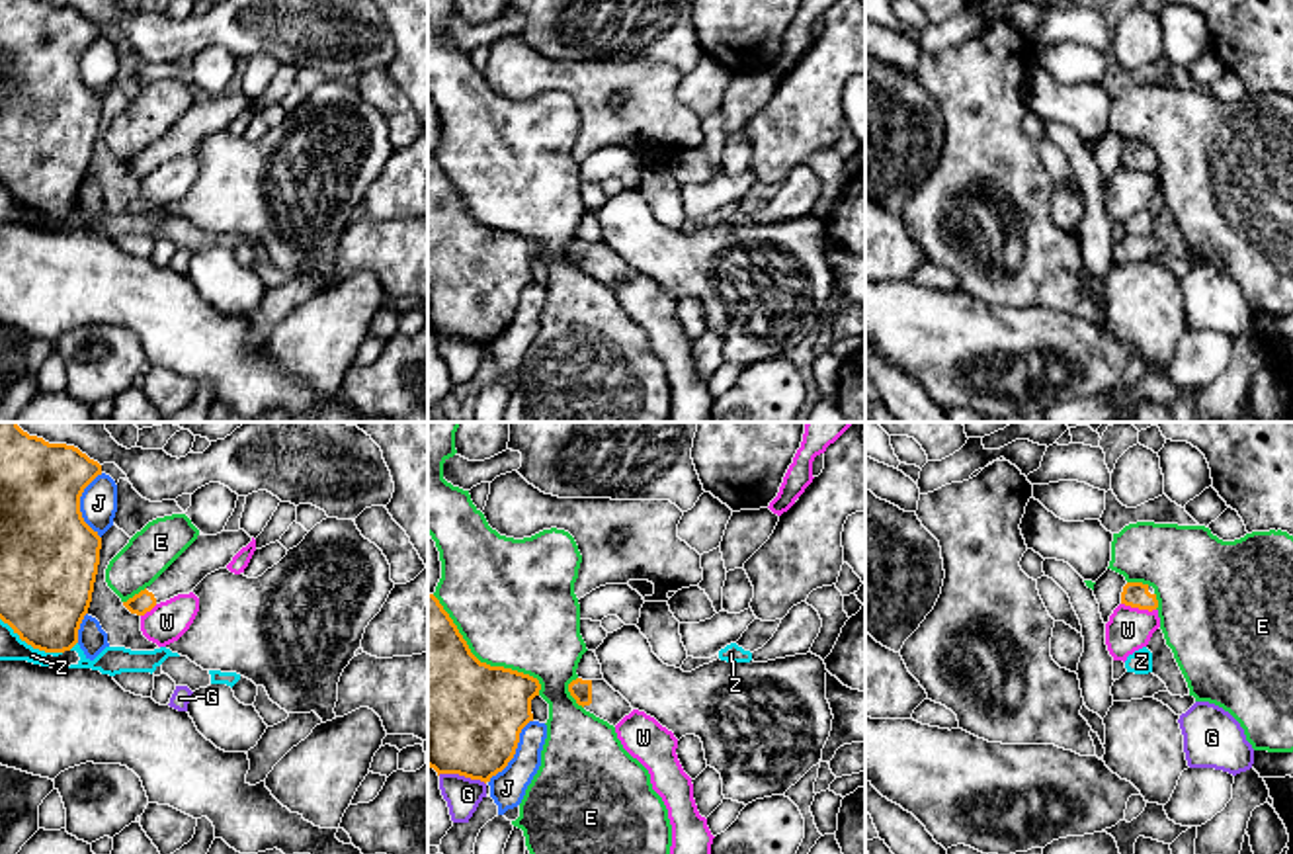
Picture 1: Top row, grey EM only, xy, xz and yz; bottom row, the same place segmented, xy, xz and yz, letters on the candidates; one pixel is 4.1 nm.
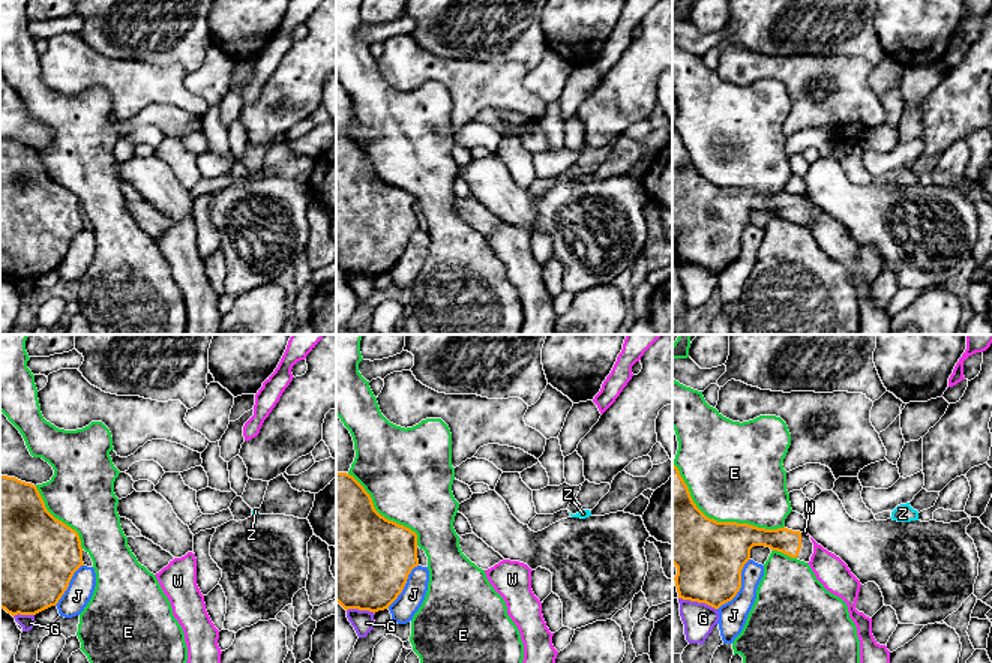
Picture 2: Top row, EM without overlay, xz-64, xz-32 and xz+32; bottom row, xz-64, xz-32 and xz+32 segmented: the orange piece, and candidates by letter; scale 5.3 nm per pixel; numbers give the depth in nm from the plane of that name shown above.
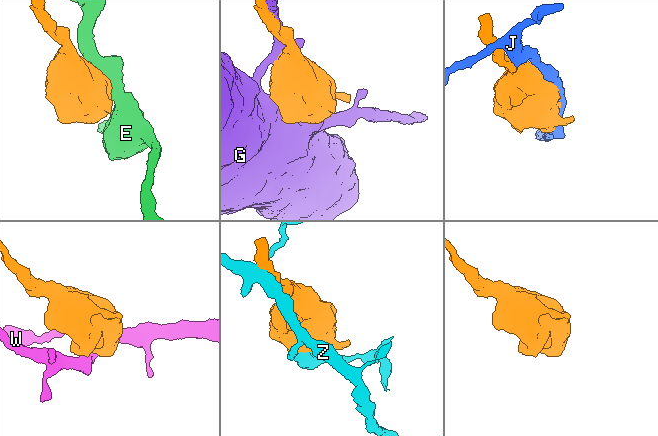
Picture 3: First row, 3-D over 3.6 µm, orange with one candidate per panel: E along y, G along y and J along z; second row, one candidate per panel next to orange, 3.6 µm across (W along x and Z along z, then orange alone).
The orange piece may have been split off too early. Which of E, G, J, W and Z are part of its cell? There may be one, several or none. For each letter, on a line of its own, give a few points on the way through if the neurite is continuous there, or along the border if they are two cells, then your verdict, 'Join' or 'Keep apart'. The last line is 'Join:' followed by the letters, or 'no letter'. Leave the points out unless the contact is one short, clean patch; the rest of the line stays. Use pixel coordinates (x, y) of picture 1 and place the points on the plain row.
E: Keep apart
G: Keep apart
J: Keep apart
W: Boundary: yz (1122, 165), (1133, 170), (1155, 172). Keep apart
Z: Keep apart
Join: no letter

